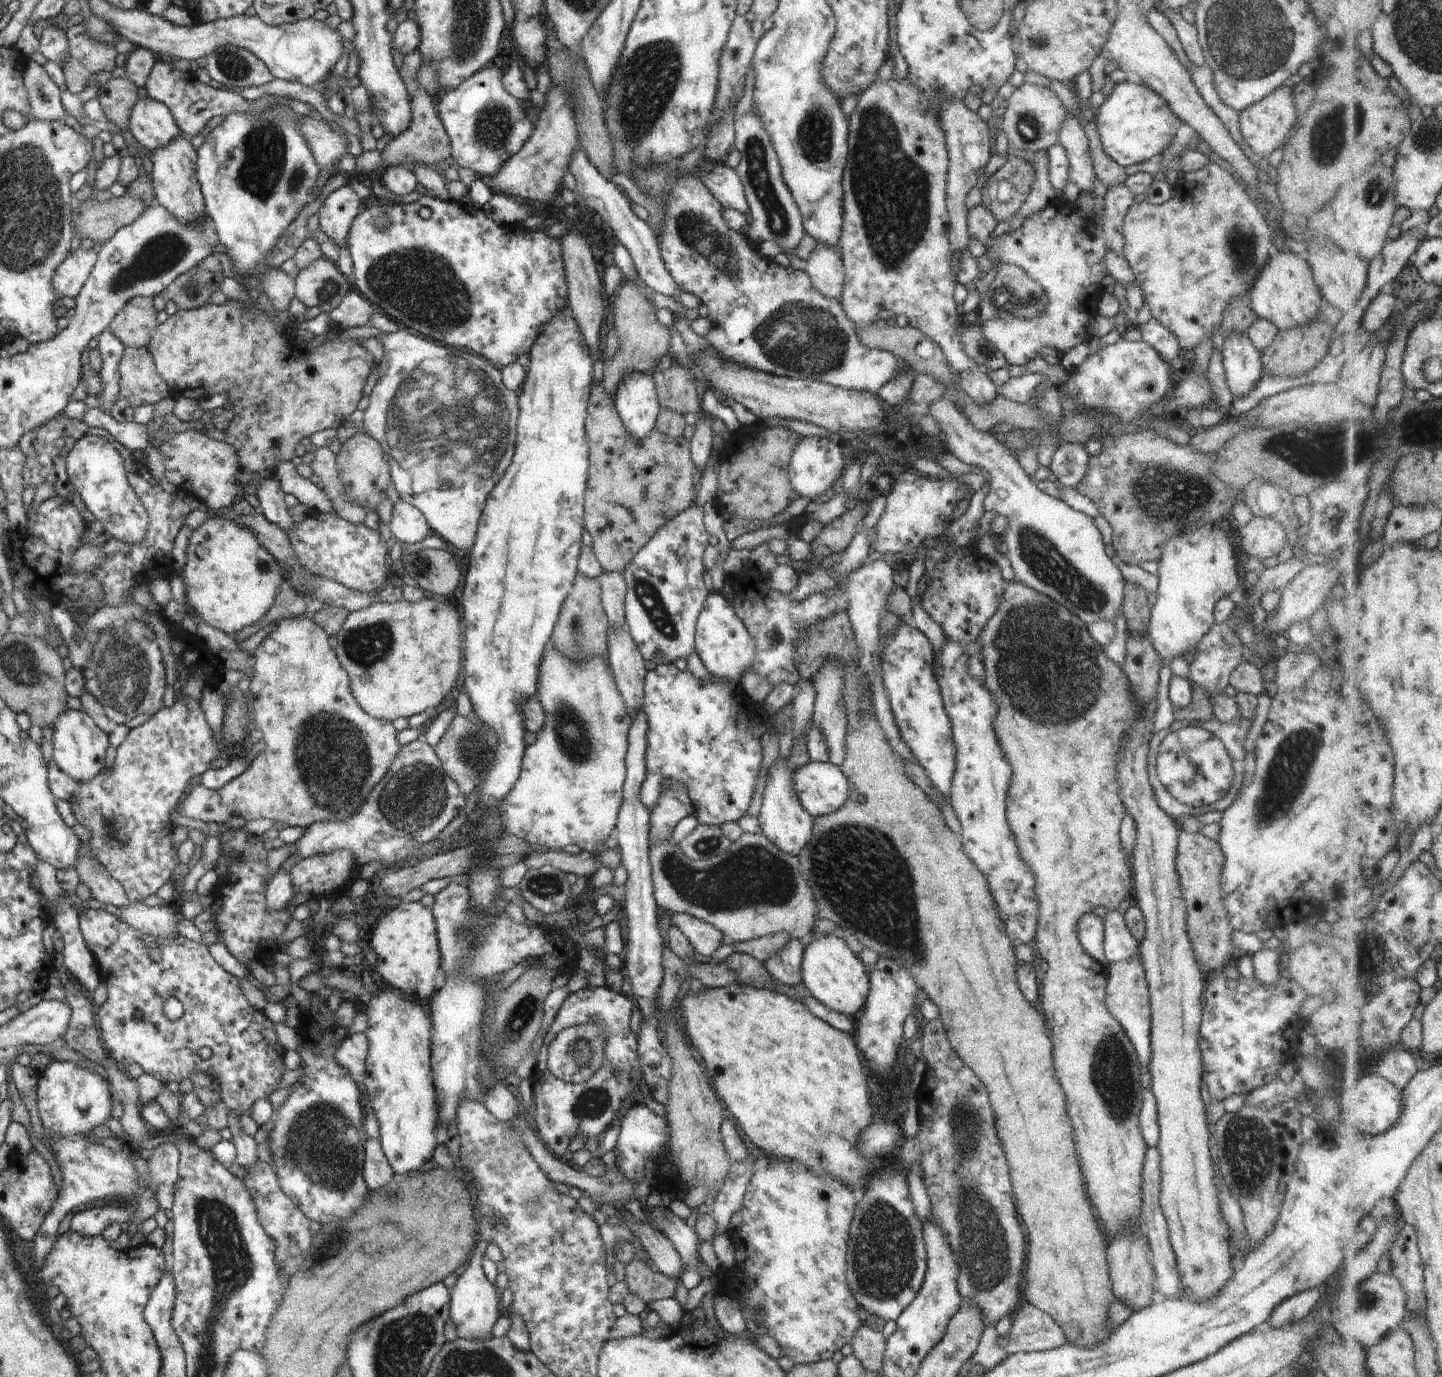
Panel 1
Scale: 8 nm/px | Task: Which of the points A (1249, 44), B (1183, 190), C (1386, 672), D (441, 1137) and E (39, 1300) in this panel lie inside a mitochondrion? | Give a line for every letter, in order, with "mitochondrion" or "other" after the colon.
A: mitochondrion
B: other
C: mitochondrion
D: other
E: other

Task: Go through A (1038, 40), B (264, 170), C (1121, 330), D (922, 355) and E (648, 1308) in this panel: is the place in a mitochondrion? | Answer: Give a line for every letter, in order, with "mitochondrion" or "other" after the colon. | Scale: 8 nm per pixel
A: mitochondrion
B: mitochondrion
C: other
D: other
E: other

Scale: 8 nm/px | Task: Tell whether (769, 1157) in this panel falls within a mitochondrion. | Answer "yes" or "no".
no

